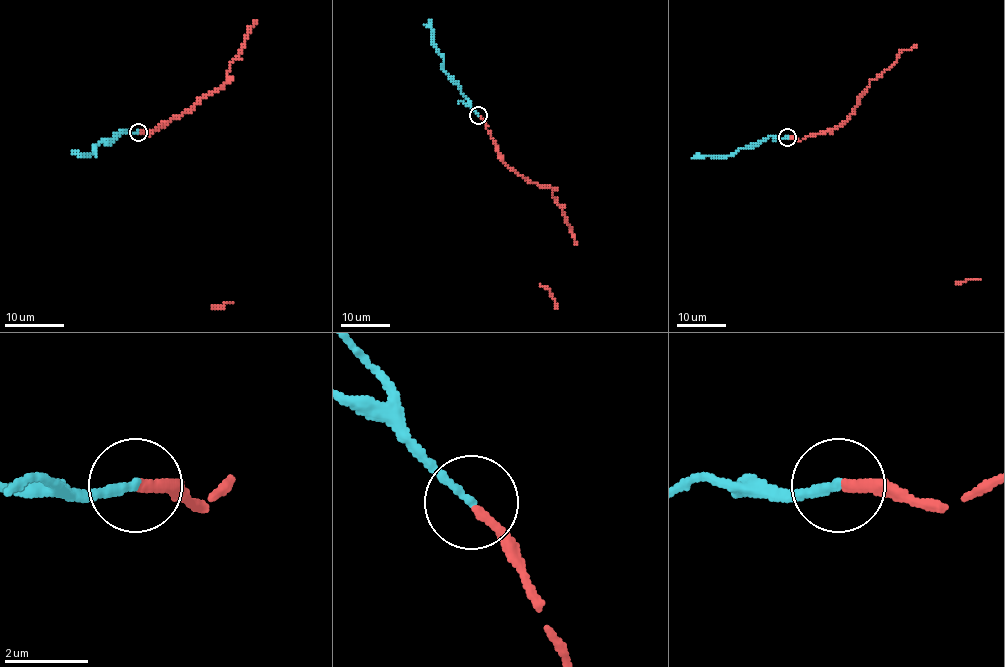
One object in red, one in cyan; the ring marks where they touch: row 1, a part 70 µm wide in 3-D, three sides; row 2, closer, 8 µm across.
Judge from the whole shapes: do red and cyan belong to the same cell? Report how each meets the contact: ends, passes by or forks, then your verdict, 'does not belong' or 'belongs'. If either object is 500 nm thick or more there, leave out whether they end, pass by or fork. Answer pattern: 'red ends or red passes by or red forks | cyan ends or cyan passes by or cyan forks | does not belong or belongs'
red ends | cyan ends | belongs

